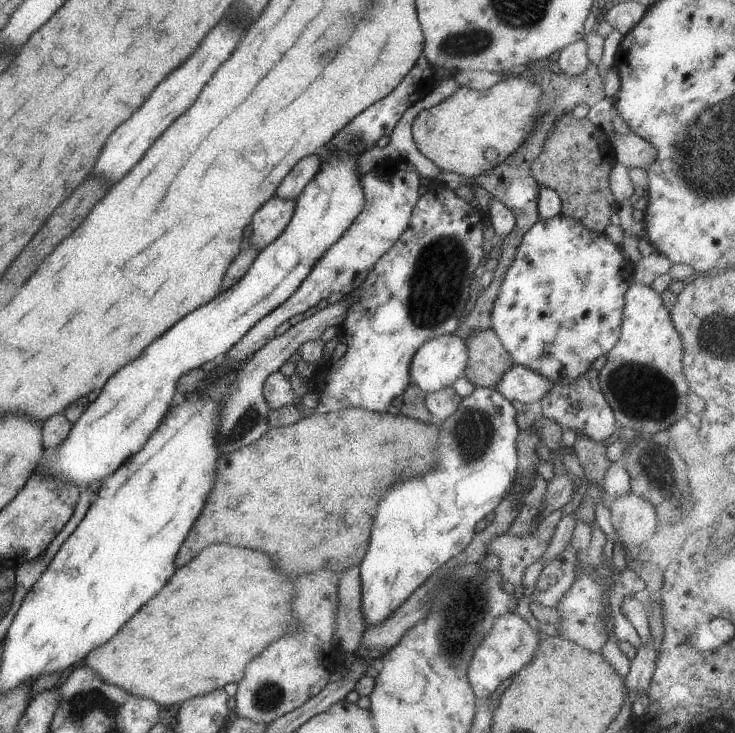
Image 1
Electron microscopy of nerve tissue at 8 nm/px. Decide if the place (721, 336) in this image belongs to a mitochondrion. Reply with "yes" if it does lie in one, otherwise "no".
yes

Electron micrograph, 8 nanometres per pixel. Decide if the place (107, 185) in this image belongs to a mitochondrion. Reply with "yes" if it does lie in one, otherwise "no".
no

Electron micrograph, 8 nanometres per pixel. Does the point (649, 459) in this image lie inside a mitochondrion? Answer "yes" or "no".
yes

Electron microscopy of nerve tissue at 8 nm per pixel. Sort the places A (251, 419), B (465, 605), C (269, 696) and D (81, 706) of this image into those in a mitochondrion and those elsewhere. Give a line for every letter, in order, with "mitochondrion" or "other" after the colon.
A: mitochondrion
B: mitochondrion
C: mitochondrion
D: mitochondrion

